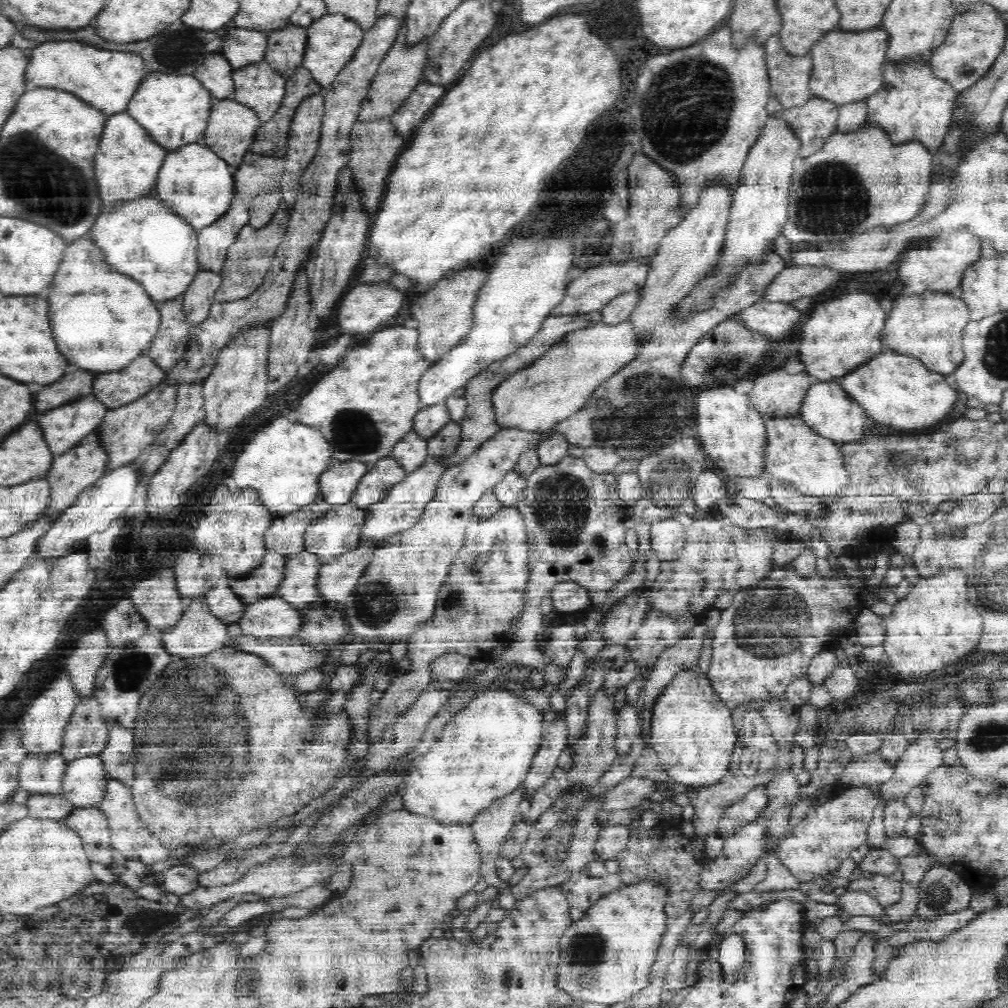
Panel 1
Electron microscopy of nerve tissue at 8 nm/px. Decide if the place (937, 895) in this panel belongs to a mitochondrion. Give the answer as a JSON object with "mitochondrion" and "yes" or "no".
{"mitochondrion":"yes"}

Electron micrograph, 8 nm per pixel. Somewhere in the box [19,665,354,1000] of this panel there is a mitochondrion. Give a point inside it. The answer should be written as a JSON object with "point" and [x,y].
{"point":[149,921]}

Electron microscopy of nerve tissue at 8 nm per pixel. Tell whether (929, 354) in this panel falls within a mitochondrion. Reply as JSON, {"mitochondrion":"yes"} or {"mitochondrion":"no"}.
{"mitochondrion":"no"}

